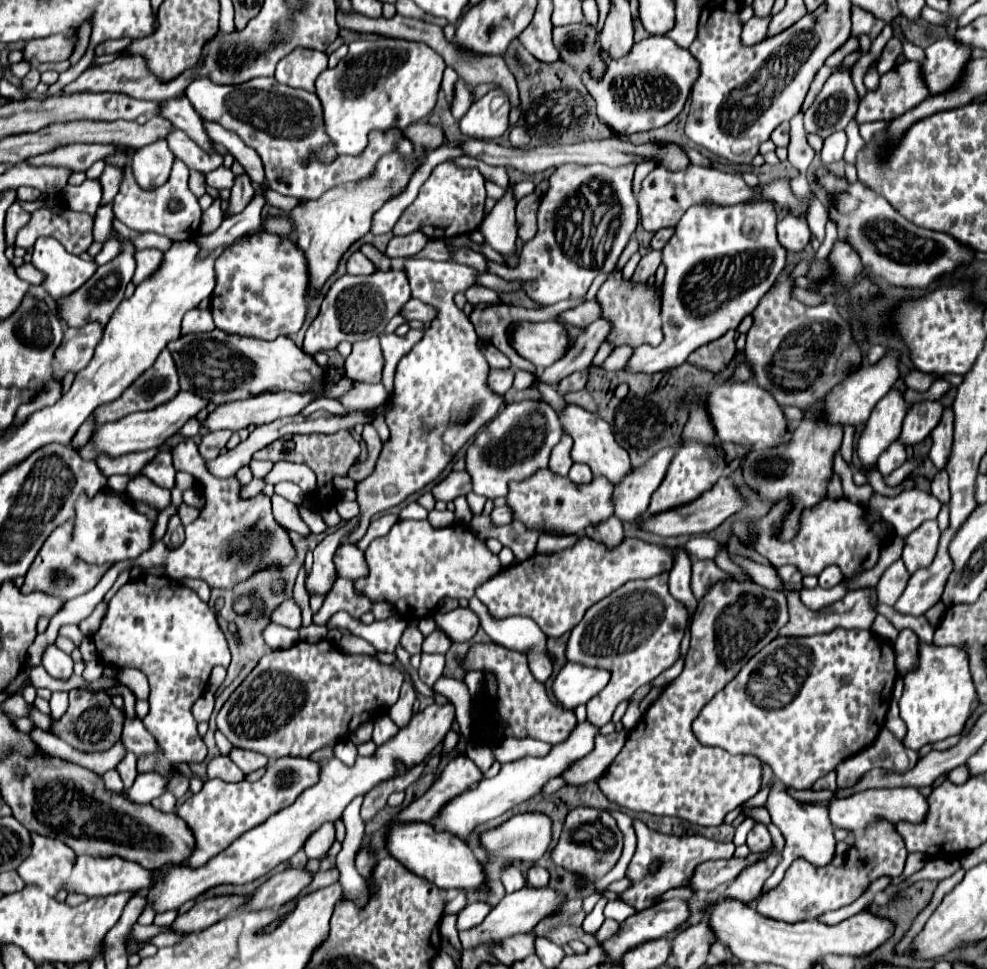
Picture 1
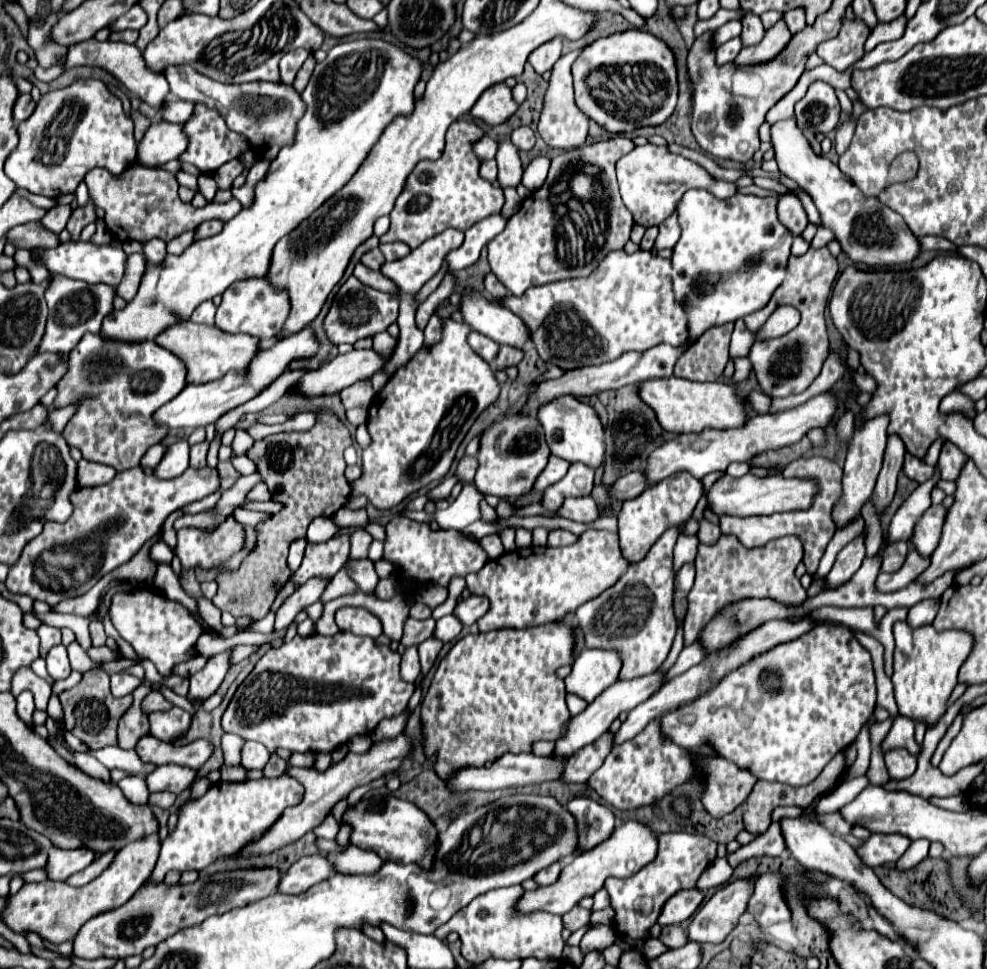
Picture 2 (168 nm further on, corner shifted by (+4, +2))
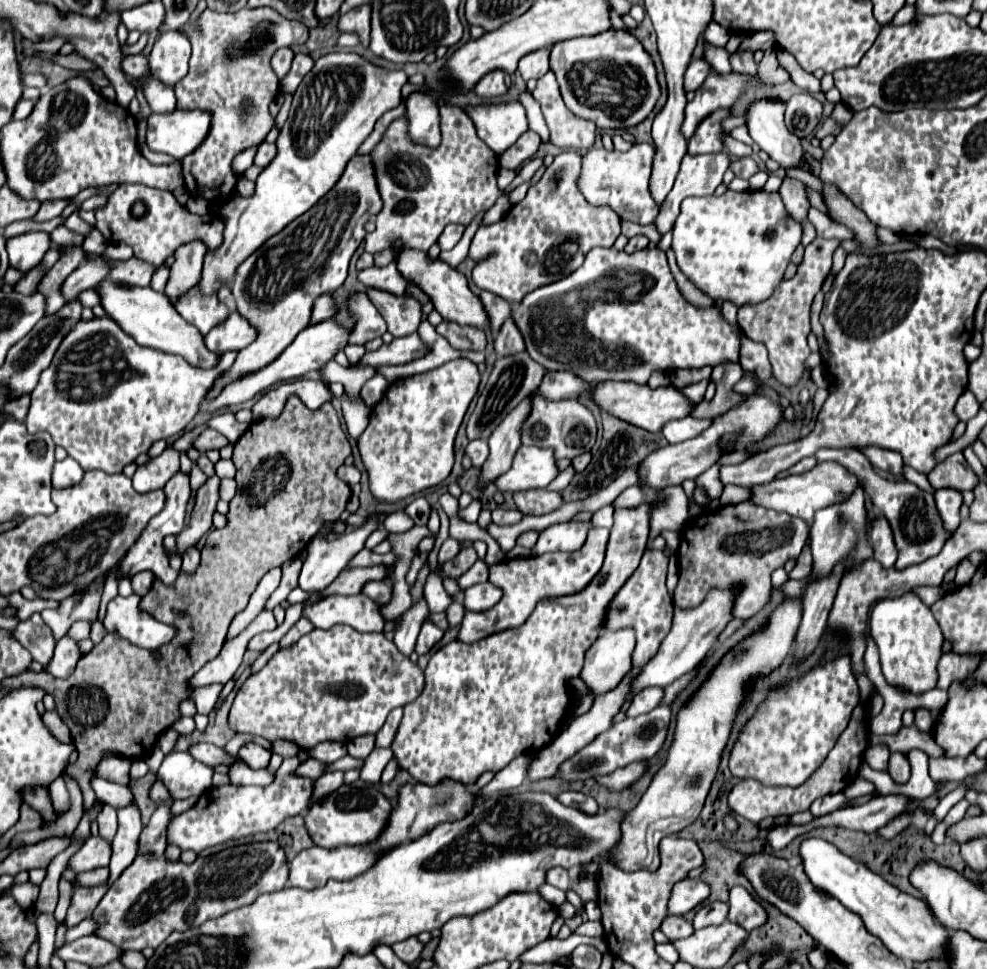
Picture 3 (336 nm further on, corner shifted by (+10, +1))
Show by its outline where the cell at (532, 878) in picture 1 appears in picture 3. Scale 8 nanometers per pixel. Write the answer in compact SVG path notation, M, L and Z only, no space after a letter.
M553 868L547 872L547 882L553 884L555 888L561 888L561 890L569 890L571 888L571 876L565 868Z

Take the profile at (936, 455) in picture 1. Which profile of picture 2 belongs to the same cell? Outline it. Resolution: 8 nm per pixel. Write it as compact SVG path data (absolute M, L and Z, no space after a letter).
M945 441L941 447L941 455L939 455L939 471L941 471L941 479L947 481L955 481L959 477L959 471L963 467L963 463L967 461L967 455L953 445L951 441Z

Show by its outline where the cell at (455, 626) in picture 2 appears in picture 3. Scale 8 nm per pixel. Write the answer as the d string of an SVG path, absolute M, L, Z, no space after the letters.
M455 600L455 602L447 608L447 620L449 620L449 624L451 624L451 626L461 624L463 614L465 614L465 606L463 606L459 600Z

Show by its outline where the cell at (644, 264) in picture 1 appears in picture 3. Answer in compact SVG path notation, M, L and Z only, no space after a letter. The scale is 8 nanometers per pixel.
M699 154L685 156L677 180L667 194L659 216L655 220L661 234L673 228L673 222L679 214L679 206L689 196L711 196L715 188L723 182L723 174L729 168L729 154Z

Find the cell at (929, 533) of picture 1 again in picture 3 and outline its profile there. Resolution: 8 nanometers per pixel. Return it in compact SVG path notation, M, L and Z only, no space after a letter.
M939 488L935 492L935 502L937 502L937 510L945 522L947 530L957 530L961 516L959 516L959 508L963 504L963 494L961 490L953 490L953 488Z

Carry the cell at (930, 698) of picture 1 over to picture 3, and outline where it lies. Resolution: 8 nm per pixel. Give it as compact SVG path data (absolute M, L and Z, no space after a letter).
M907 592L899 598L879 600L871 610L869 636L877 644L883 676L891 686L903 686L913 694L935 688L943 634L931 608L925 606L917 594Z

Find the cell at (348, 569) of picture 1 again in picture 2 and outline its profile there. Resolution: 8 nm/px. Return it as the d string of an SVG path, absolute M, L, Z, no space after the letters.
M349 559L345 563L345 569L347 569L347 575L359 585L363 593L371 593L375 589L379 577L375 573L371 559Z

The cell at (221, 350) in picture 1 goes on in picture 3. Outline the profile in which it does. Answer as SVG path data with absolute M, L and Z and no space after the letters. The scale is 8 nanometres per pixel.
M99 282L97 294L101 294L101 306L111 316L123 330L129 334L137 344L153 348L153 350L163 350L167 354L179 354L185 358L191 366L197 368L213 368L219 362L219 356L209 352L203 344L203 336L195 330L195 326L187 324L173 304L165 298L165 294L159 294L155 290L147 288L137 288L137 286L113 286L113 282Z

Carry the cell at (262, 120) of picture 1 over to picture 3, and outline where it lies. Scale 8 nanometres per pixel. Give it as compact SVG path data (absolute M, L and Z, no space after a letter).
M179 30L163 32L149 54L153 76L169 86L177 84L187 74L189 54L191 46L185 34L181 34Z

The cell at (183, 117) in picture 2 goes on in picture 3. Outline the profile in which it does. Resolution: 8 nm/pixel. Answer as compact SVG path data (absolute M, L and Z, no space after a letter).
M151 78L151 80L131 80L133 82L133 88L143 92L151 112L173 112L175 106L175 94L173 94L173 88L171 86L165 86L163 82L157 82L157 78Z

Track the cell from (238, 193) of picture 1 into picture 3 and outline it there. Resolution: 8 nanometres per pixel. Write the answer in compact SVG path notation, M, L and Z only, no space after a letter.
M189 242L177 250L175 264L171 266L169 282L165 286L165 296L171 302L197 284L197 278L201 278L201 262L205 254L207 248L203 242Z

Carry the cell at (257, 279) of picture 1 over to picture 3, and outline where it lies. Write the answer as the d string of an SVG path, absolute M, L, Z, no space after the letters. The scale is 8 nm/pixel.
M231 312L223 324L215 326L205 336L205 346L215 354L225 354L231 350L239 352L245 346L249 346L255 336L257 336L255 328L249 326L249 322L239 312Z

